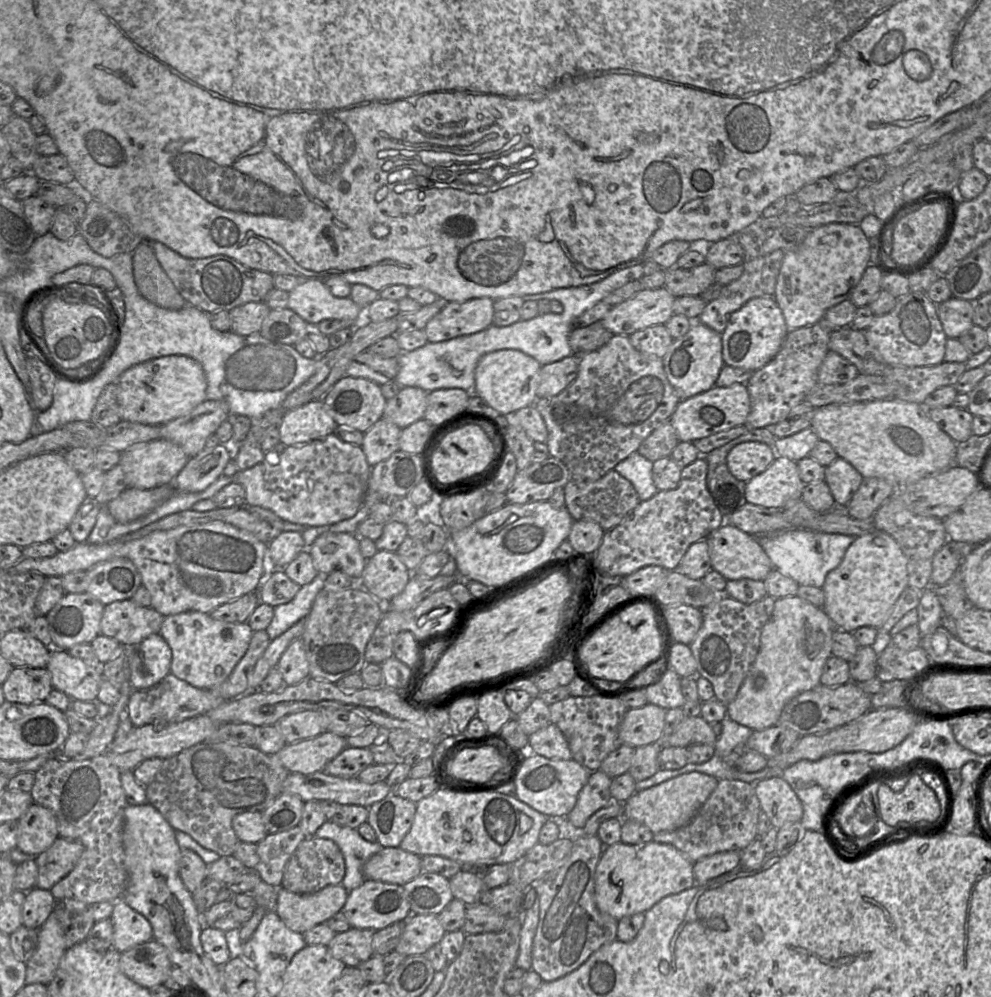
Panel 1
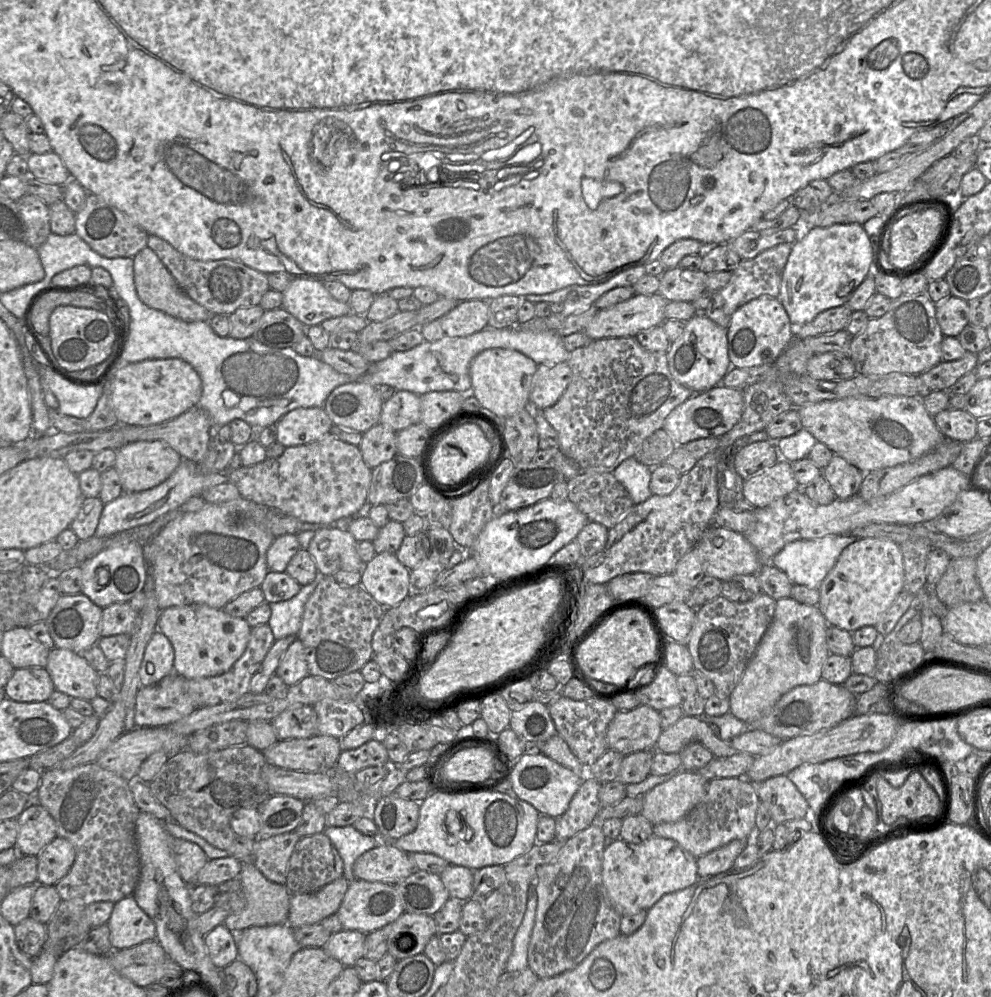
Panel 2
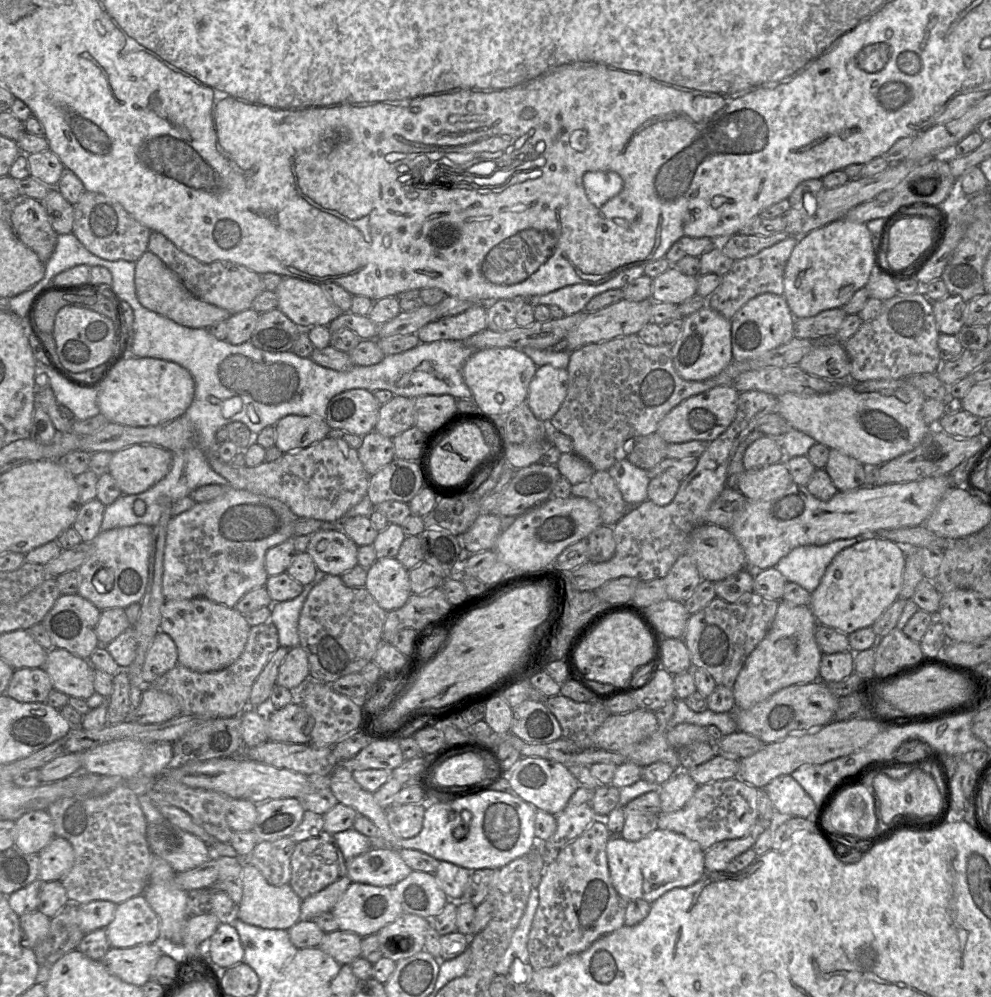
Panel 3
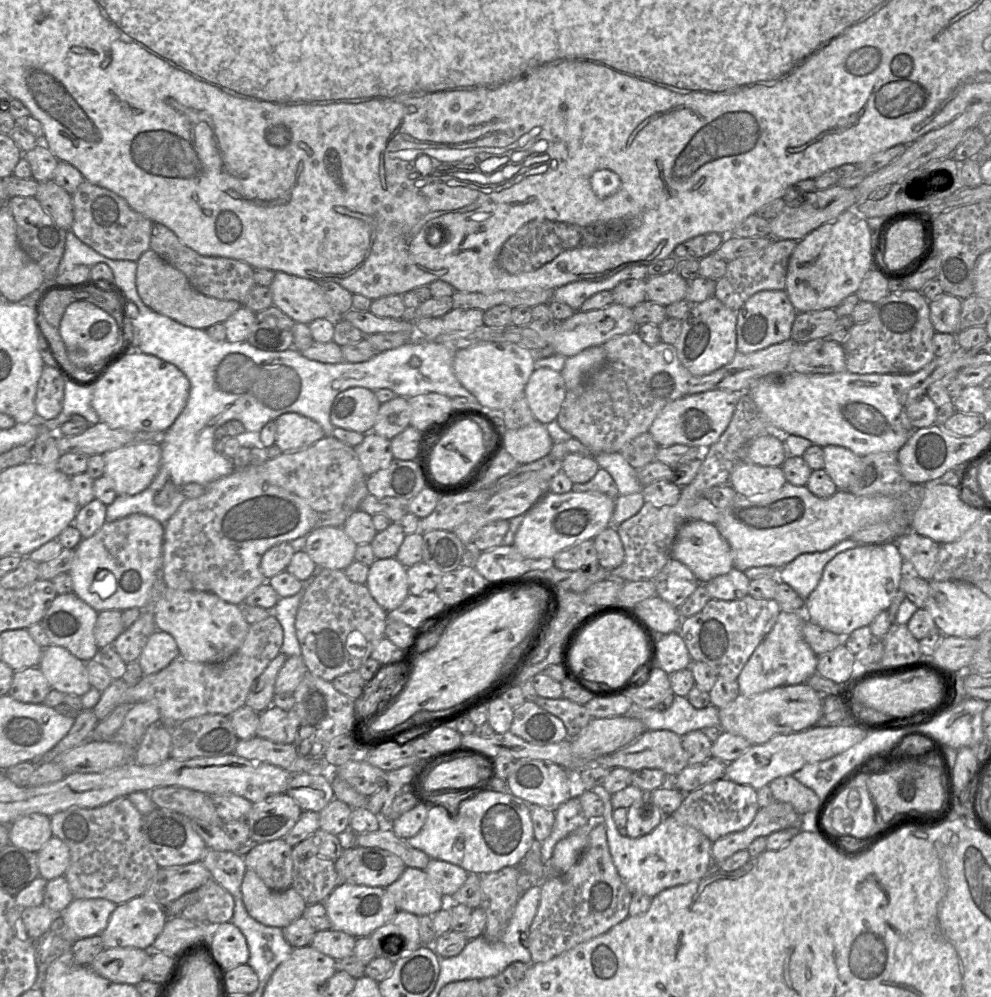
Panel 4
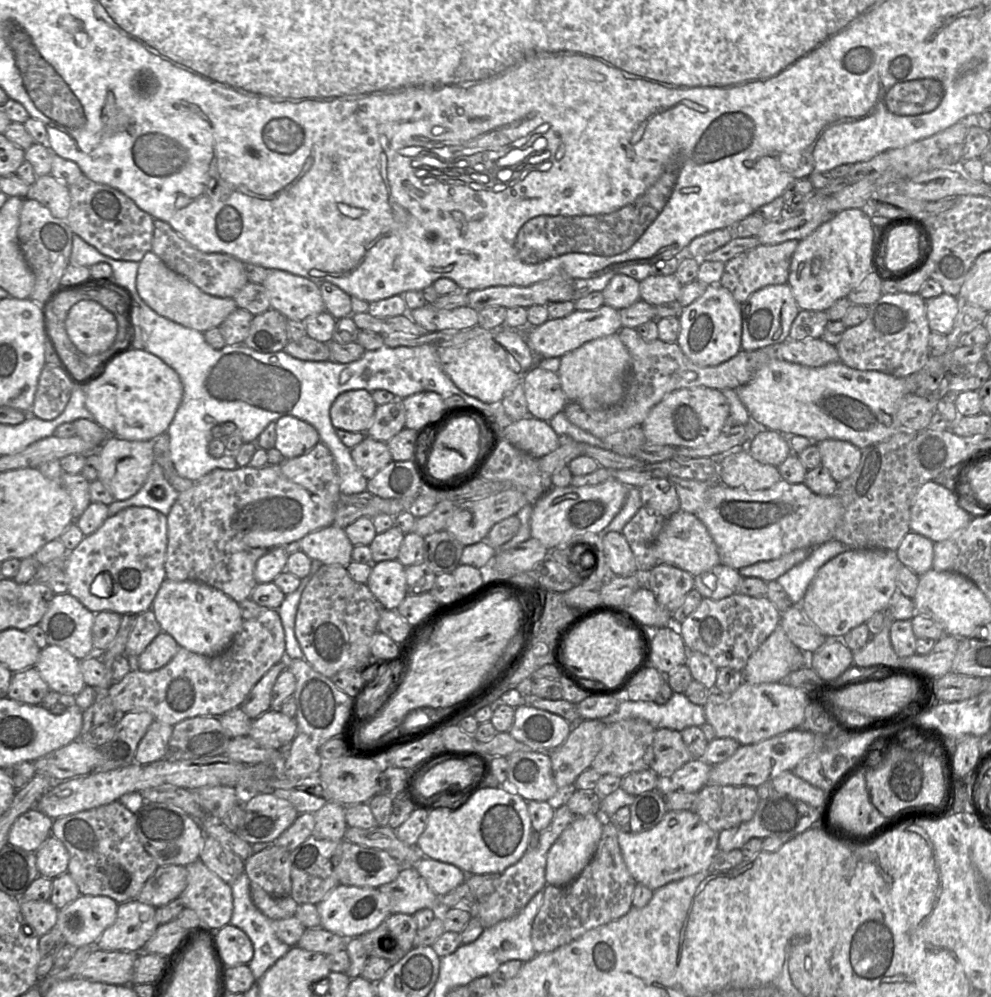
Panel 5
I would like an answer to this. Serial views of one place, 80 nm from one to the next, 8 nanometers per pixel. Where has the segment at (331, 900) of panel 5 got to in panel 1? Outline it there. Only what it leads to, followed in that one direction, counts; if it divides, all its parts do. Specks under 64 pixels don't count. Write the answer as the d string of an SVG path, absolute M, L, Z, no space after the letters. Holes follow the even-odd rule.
M371 879L348 892L341 910L351 927L374 931L403 922L411 914L403 886Z

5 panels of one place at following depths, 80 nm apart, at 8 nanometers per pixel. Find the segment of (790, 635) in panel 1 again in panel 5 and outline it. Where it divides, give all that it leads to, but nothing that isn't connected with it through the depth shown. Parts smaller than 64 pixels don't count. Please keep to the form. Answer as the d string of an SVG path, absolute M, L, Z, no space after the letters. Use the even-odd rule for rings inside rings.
M779 625L751 654L742 670L743 682L761 684L782 681L789 673L808 666L808 655L795 646Z

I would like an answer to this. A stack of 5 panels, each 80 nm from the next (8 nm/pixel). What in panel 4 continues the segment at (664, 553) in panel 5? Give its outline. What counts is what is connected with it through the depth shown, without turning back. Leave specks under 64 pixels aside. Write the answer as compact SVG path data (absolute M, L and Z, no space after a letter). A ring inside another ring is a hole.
M690 520L681 525L672 546L671 558L687 566L699 583L707 583L717 576L729 573L733 569L730 545L721 536L714 524L702 520Z

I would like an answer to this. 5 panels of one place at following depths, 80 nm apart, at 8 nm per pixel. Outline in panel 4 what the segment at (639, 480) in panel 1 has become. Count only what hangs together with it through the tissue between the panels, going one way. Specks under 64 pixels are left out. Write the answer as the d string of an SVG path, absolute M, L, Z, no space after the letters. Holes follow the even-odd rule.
M599 453L592 455L599 468L606 470L614 479L619 494L641 493L643 486L639 482L636 469L619 453Z

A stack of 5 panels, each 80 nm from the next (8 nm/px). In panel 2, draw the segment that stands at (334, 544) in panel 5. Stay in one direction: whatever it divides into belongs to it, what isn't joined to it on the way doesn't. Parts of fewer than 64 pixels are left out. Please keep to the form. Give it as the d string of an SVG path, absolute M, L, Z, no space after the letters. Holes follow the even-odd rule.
M335 526L316 531L306 549L317 570L325 576L338 571L362 571L364 563L358 554L358 542L348 530Z

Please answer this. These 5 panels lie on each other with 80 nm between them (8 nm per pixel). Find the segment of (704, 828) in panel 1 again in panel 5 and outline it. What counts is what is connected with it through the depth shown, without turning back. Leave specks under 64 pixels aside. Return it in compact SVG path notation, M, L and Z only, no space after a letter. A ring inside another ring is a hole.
M705 785L697 793L695 813L712 830L720 832L750 820L759 801L752 786Z

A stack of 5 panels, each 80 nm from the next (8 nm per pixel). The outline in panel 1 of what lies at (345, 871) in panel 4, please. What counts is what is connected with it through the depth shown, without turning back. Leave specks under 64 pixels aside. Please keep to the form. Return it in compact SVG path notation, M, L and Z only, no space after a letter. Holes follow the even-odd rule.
M383 847L363 865L365 879L401 886L421 872L421 857L400 847Z

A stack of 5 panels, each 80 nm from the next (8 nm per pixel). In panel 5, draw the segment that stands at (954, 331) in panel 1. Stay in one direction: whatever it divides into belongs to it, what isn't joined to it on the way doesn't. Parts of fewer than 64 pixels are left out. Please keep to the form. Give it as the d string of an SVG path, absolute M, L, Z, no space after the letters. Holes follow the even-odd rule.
M943 292L941 295L925 301L926 316L931 331L948 335L961 307L961 299Z

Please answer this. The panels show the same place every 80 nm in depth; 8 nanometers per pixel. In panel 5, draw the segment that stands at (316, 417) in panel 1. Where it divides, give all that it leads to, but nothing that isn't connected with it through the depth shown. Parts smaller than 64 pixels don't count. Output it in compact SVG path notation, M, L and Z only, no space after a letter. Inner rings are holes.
M286 415L276 421L275 448L284 459L304 455L319 442L317 430L303 420Z

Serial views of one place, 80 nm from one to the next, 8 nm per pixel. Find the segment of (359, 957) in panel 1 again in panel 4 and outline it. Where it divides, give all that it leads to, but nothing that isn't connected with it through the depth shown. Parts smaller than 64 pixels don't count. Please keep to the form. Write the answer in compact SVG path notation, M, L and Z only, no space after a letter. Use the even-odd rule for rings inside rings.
M340 930L316 931L311 946L334 960L353 955L356 938Z

